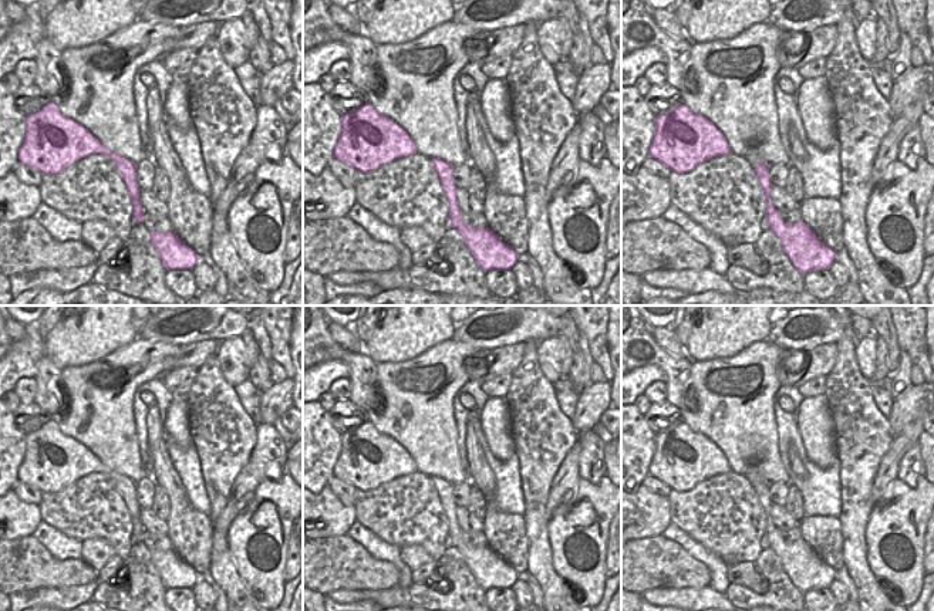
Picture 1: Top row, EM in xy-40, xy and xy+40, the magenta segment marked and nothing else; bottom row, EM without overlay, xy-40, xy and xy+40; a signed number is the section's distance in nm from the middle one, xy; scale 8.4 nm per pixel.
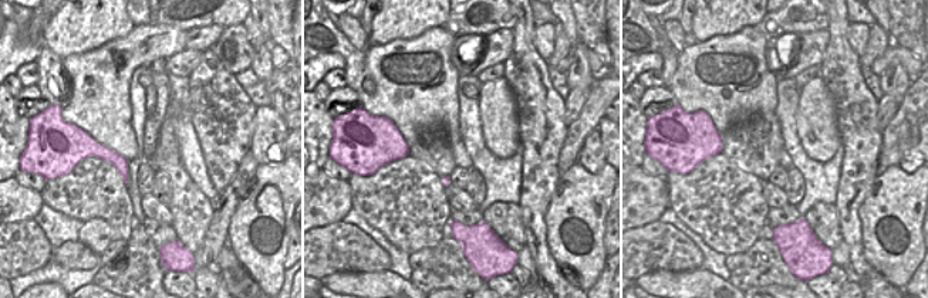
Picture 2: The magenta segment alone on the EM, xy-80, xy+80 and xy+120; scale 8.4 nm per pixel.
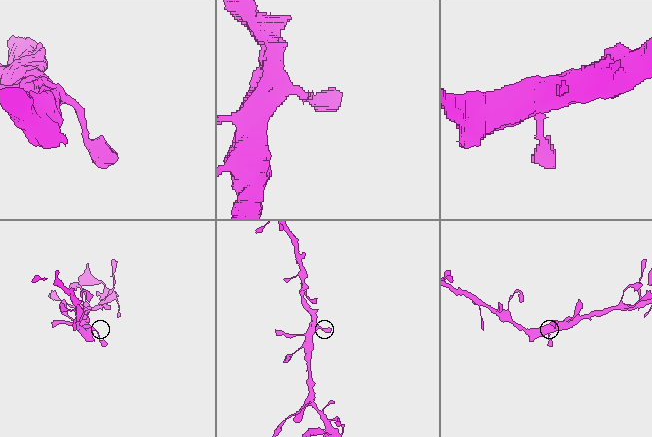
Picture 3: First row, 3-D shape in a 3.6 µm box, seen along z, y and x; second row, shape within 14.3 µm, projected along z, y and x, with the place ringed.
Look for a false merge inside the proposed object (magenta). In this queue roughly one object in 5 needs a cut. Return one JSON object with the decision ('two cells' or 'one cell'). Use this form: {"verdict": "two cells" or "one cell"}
{"verdict": "one cell"}

